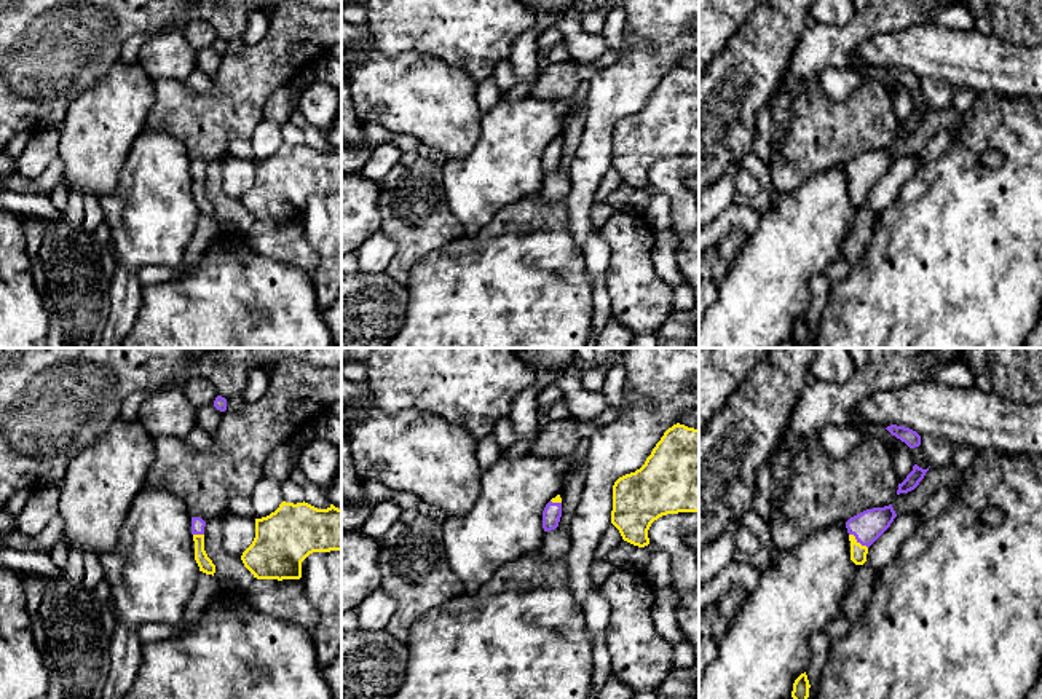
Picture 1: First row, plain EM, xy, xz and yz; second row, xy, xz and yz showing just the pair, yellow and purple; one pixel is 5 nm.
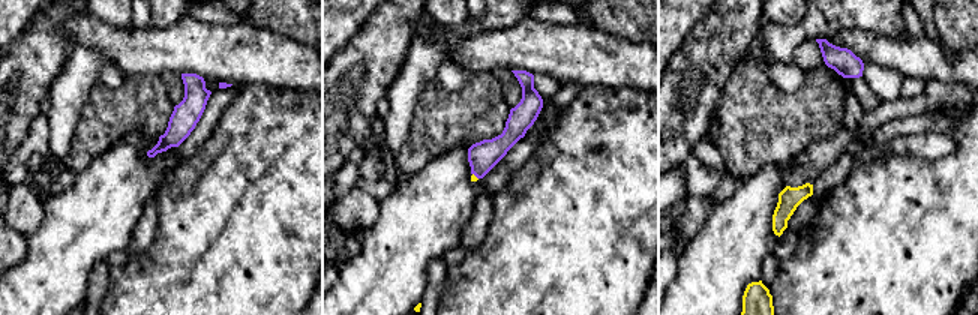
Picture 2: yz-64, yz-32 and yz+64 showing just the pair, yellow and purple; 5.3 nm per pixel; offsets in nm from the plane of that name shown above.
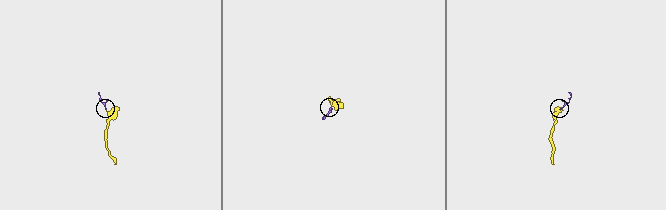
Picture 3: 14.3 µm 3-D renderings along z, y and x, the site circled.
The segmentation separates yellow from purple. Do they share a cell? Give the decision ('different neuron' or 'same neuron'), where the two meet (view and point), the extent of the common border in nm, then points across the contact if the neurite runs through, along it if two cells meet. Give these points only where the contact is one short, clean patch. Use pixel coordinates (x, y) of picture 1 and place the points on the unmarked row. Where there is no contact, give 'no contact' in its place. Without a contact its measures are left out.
same neuron; meets yellow in yz at (859, 185); contact 120 nm long; runs through yz (859, 195), (859, 185), (867, 169)

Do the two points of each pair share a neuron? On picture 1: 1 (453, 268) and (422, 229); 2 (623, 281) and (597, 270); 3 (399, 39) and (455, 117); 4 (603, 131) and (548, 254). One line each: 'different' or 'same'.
1: different
2: different
3: different
4: different

